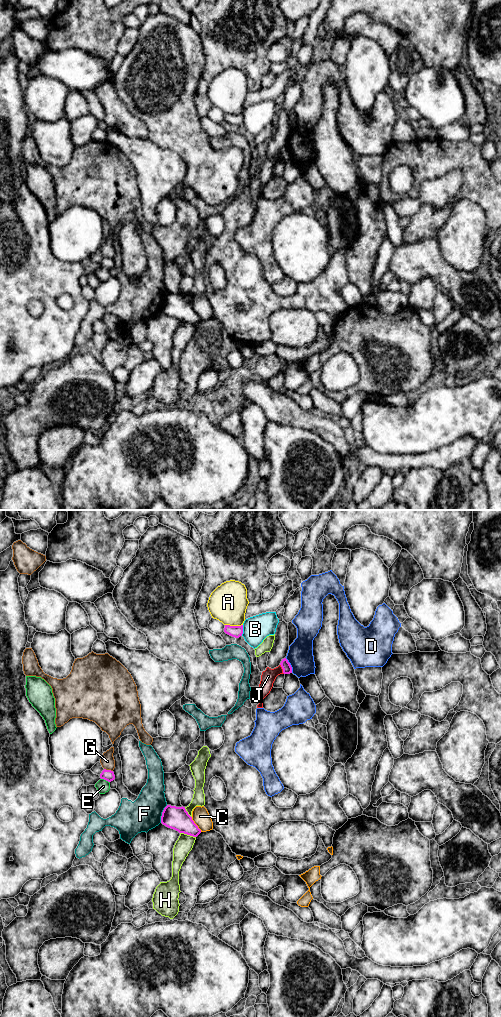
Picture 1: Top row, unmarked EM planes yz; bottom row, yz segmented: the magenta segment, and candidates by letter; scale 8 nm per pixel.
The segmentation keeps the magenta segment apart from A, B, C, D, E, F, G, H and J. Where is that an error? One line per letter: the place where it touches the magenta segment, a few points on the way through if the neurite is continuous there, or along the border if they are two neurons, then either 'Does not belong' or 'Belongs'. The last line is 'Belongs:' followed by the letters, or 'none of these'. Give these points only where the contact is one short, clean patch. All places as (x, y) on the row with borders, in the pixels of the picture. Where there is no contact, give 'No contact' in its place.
A: Touches magenta at yz (234, 626). Does not belong
B: Touches magenta at yz (242, 630). Does not belong
C: Touches magenta at yz (195, 824). Boundary: yz (191, 817), (201, 831). Does not belong
D: Touches magenta at yz (290, 665). Does not belong
E: Touches magenta at yz (105, 779). Does not belong
F: Touches magenta at yz (162, 814). Does not belong
G: Touches magenta at yz (108, 770). Does not belong
H: Touches magenta at yz (188, 834). Does not belong
J: Touches magenta at yz (282, 668). Boundary: yz (280, 664), (284, 673). Does not belong
Belongs: none of these

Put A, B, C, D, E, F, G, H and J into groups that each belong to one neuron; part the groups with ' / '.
A / B / C / D / E / F / G / H / J

